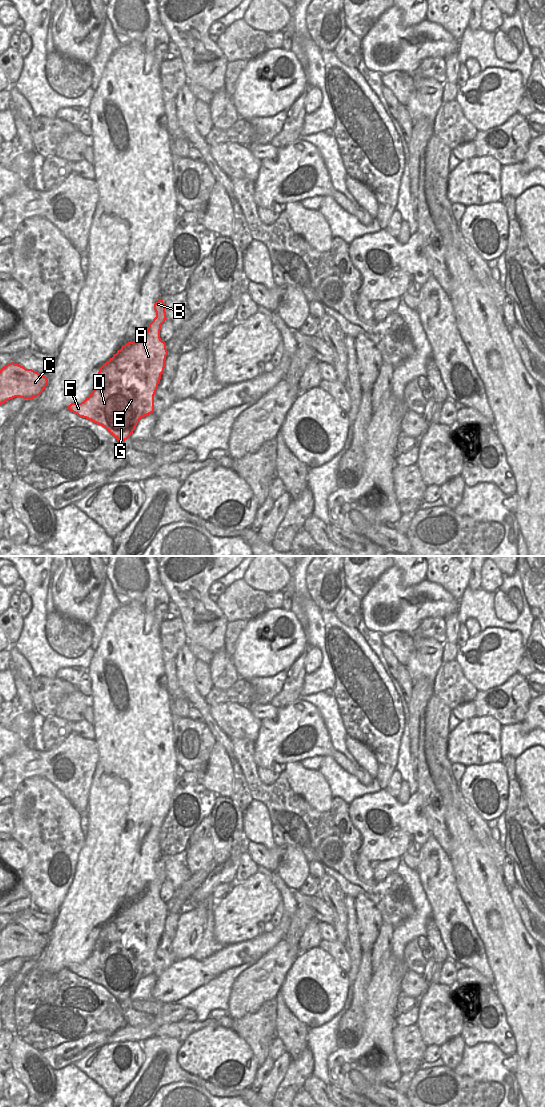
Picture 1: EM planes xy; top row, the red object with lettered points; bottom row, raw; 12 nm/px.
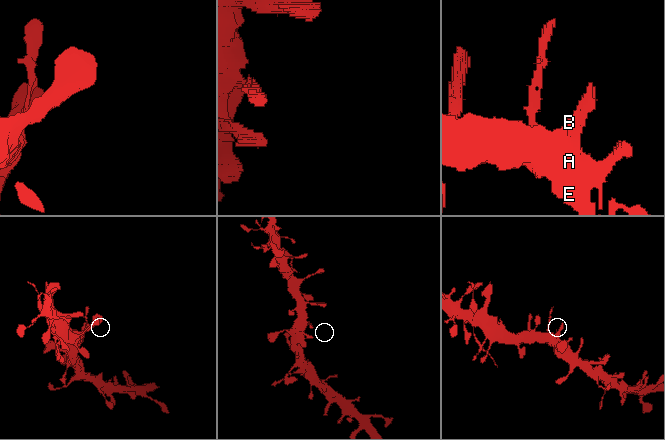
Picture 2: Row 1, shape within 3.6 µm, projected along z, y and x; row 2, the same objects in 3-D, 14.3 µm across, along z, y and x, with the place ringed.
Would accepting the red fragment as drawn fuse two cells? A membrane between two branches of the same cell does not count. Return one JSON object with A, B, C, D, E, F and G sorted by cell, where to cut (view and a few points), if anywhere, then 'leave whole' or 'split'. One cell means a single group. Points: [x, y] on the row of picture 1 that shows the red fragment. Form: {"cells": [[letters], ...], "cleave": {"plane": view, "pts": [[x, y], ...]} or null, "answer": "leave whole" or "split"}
{"cells": [["A", "B", "C", "D", "E", "F", "G"]], "cleave": null, "answer": "leave whole"}

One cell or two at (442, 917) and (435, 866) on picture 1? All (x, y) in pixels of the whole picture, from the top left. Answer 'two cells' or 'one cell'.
one cell

